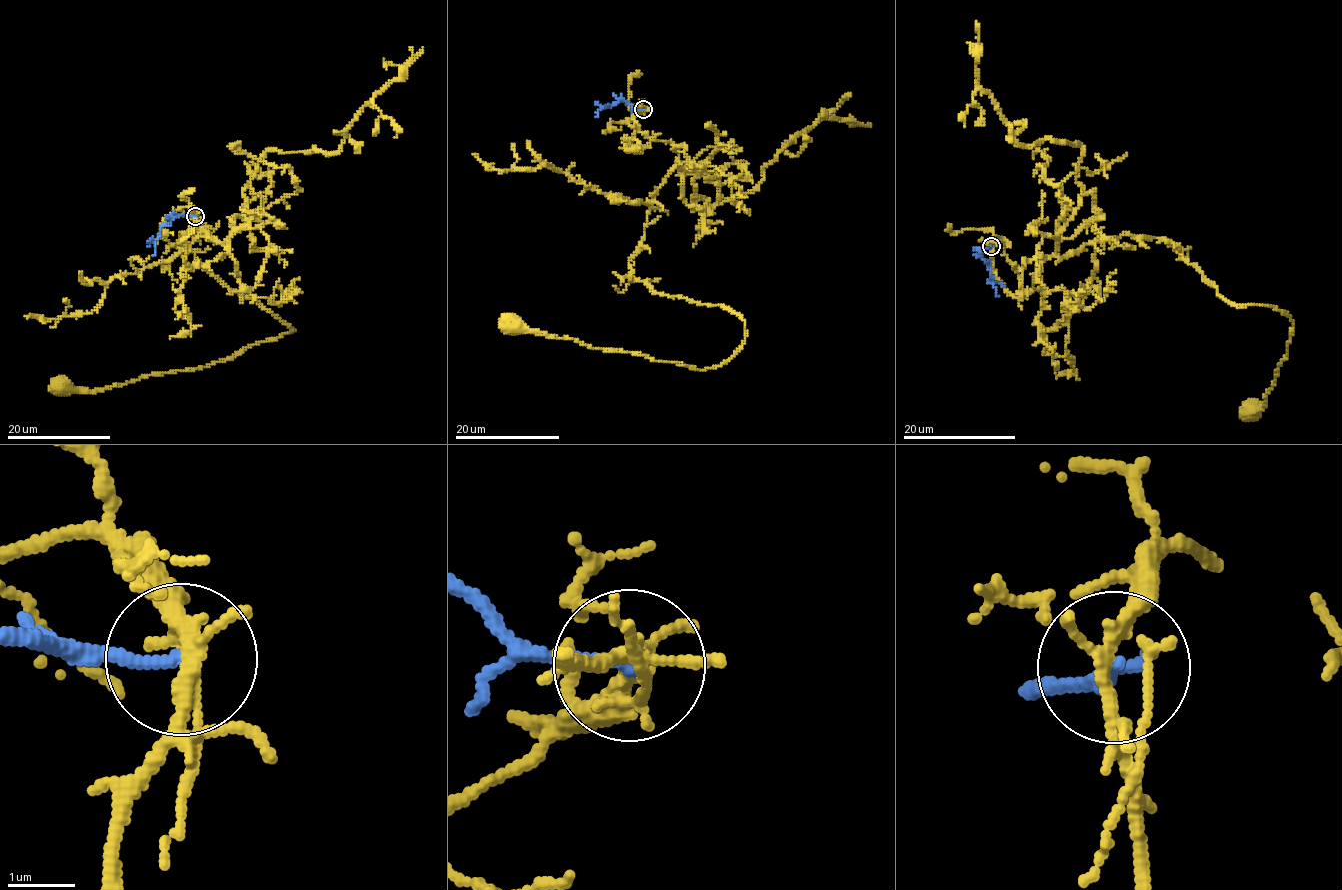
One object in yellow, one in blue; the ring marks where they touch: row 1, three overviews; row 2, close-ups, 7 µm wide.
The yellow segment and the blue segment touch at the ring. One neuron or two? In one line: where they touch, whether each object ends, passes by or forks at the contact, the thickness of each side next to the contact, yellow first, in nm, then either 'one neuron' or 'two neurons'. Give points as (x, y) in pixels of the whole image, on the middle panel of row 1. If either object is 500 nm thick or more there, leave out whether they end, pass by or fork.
(643, 109) | yellow forks | blue ends | 180/180 nm | two neurons

